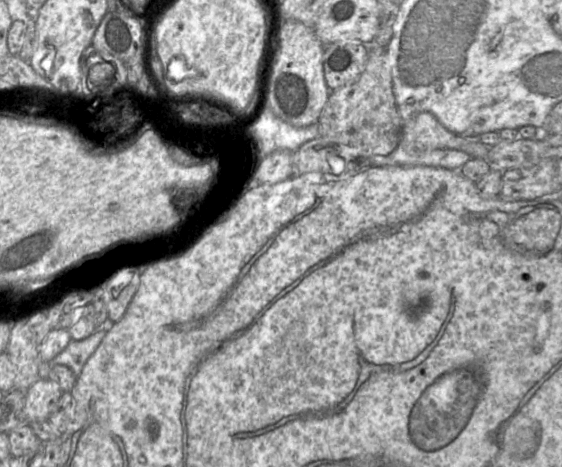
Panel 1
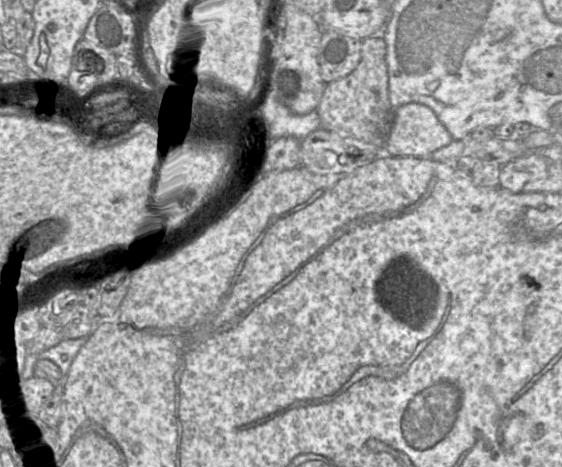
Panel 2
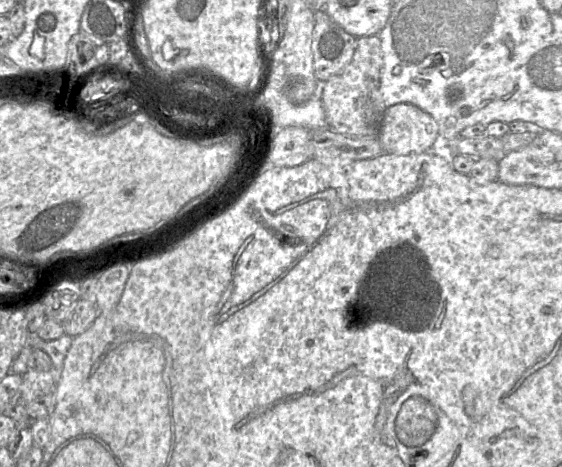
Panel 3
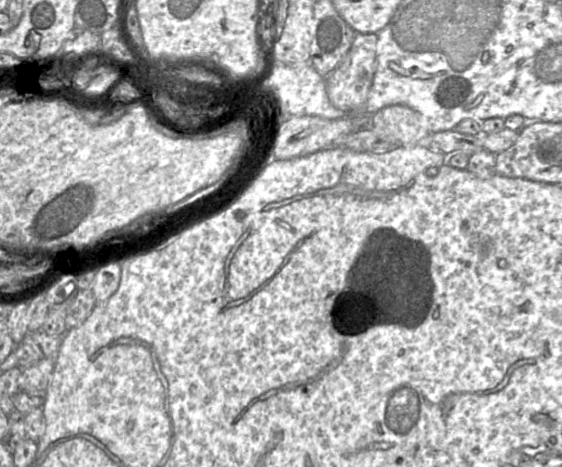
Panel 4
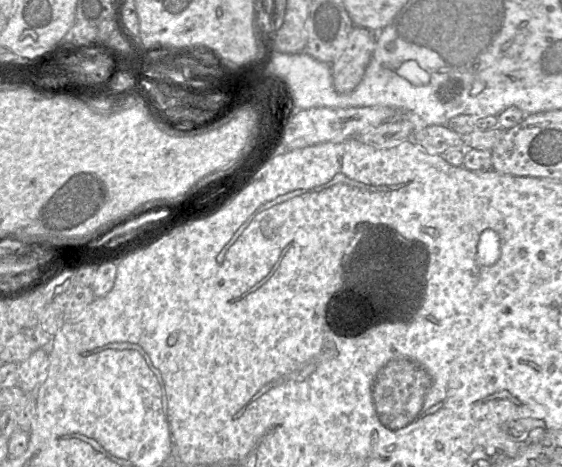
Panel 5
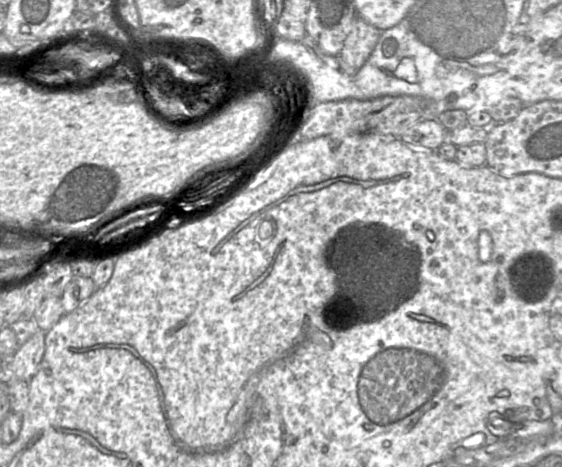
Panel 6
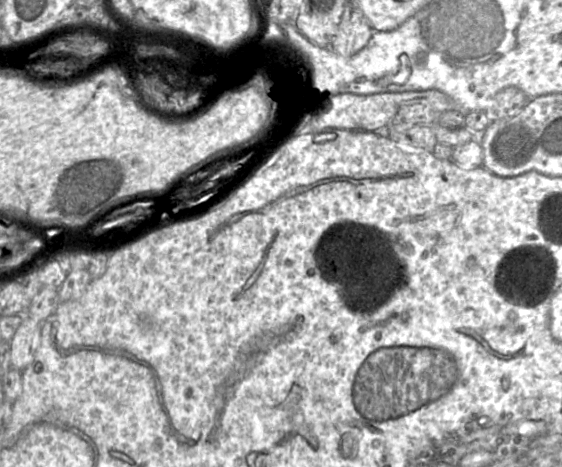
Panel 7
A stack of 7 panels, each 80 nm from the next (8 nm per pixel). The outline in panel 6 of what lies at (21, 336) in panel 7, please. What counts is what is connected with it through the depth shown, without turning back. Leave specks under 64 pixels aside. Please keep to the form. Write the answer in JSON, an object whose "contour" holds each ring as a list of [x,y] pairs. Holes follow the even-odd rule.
{"contour":[[[38,331],[13,356],[14,379],[30,381],[37,373],[45,353],[45,331]]]}

